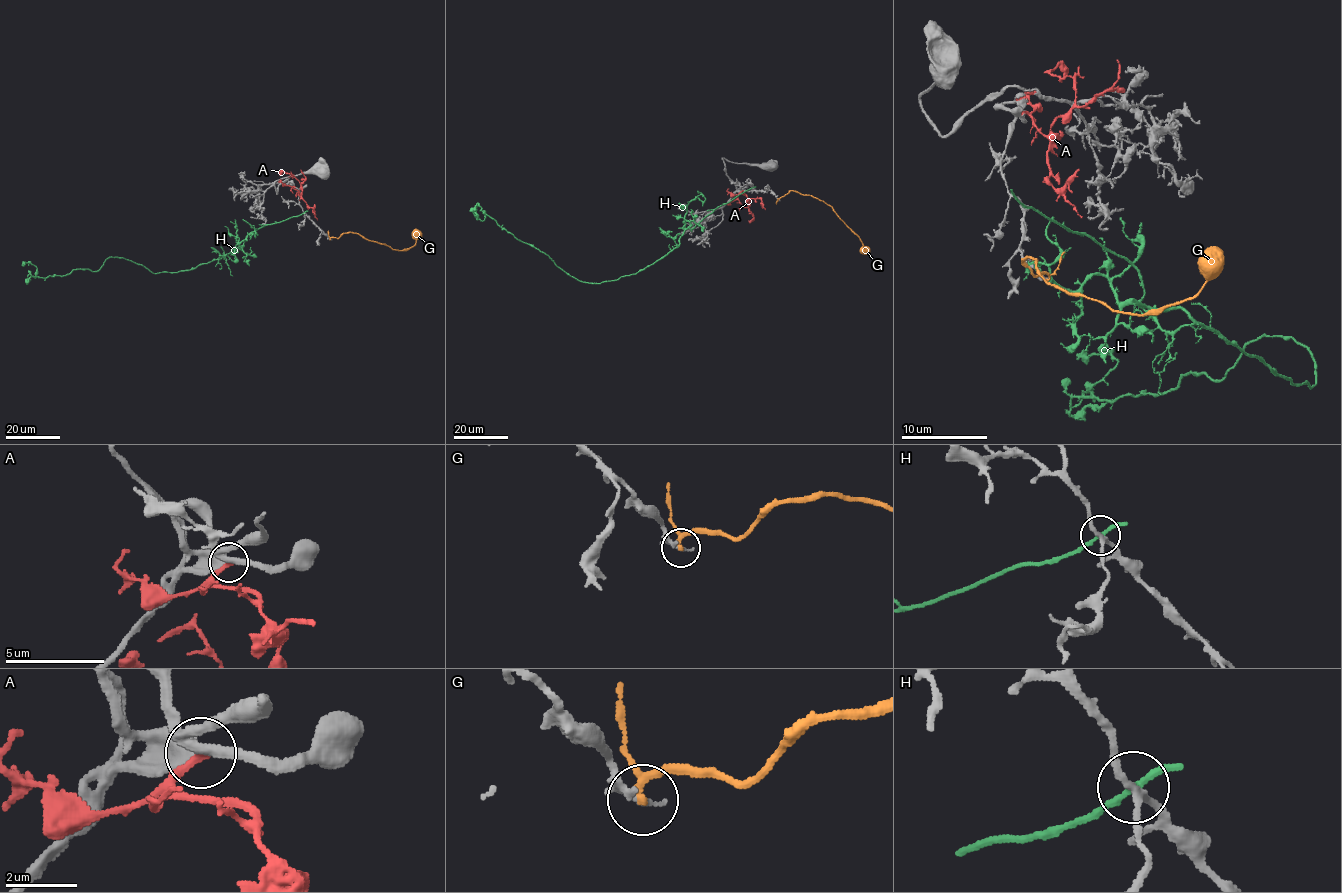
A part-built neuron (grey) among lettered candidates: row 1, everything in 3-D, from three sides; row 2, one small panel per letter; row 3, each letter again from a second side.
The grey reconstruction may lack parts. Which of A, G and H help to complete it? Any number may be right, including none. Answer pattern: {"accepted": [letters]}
{"accepted": ["A"]}

